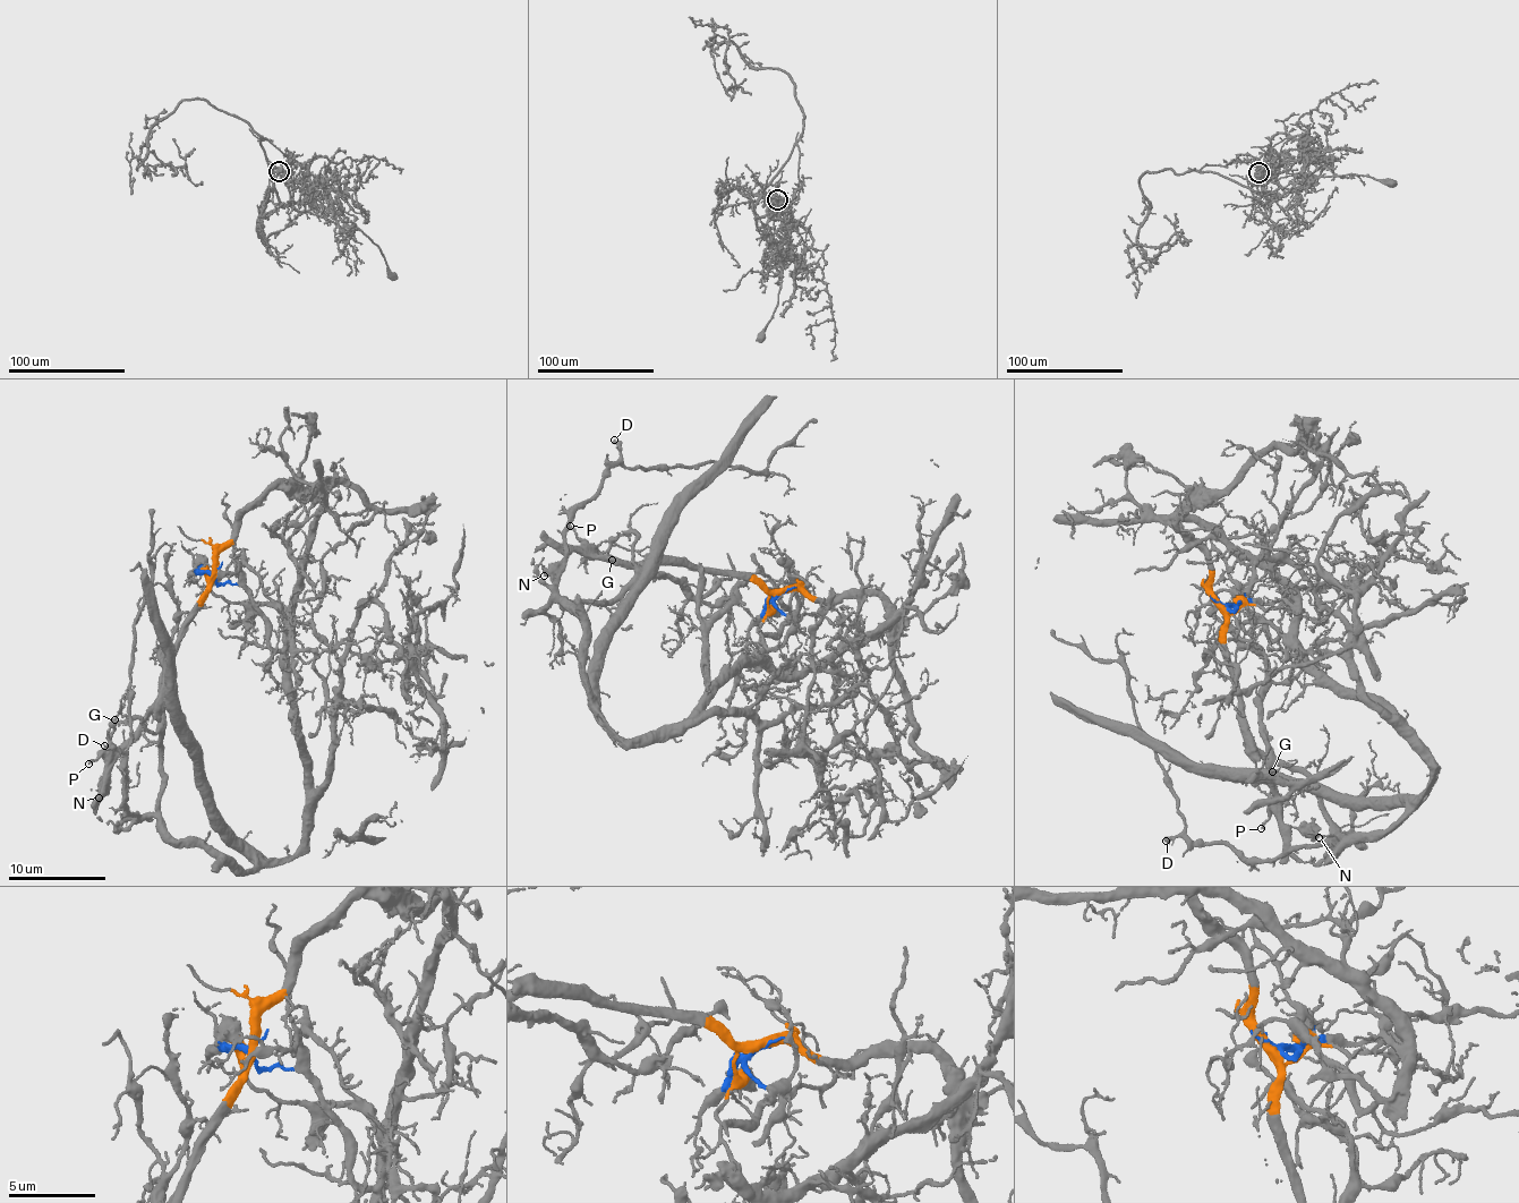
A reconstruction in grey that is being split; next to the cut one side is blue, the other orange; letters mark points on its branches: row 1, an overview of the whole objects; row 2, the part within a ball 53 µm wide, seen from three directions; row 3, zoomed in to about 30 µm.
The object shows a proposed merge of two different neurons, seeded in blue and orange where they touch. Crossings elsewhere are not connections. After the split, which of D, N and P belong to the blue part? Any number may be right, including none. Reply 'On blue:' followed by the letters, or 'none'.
On blue: D

